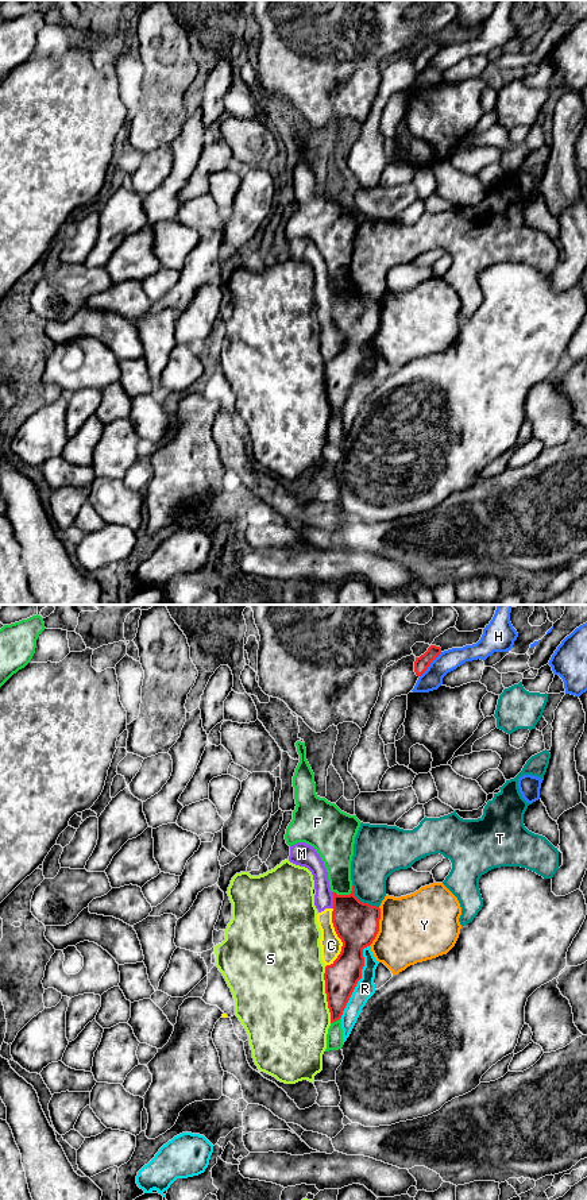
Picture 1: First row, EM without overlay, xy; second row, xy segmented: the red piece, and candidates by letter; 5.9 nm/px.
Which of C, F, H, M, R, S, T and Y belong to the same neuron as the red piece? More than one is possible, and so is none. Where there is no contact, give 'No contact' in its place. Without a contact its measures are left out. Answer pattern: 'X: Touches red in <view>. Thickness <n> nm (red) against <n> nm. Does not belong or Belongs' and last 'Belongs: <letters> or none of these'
C: Touches red in xy. Thickness 260 nm (red) against 130 nm. Does not belong
F: Touches red in xy. Thickness 260 nm (red) against 180 nm. Does not belong
H: Touches red in xy. Thickness 90 nm (red) against 130 nm. Does not belong
M: Touches red in xy. Thickness 260 nm (red) against 110 nm. Does not belong
R: Touches red in xy. Thickness 200 nm (red) against 120 nm. Does not belong
S: Touches red in xy. Thickness 200 nm (red) against 480 nm. Does not belong
T: Touches red in xy. Thickness 260 nm (red) against 260 nm. Does not belong
Y: Touches red in xy. Thickness 260 nm (red) against 400 nm. Does not belong
Belongs: none of these

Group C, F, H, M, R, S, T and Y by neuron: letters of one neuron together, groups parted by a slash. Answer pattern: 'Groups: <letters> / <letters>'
Groups: C M / F / H / R / S / T / Y

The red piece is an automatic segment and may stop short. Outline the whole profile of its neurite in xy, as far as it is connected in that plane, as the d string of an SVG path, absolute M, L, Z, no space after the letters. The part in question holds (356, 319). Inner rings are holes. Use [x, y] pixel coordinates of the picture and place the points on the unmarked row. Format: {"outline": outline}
{"outline": "M355 285L350 290L333 290L332 319L343 342L337 354L325 362L325 389L331 418L339 416L362 374L363 344L370 342L379 327L381 304L360 297Z"}

